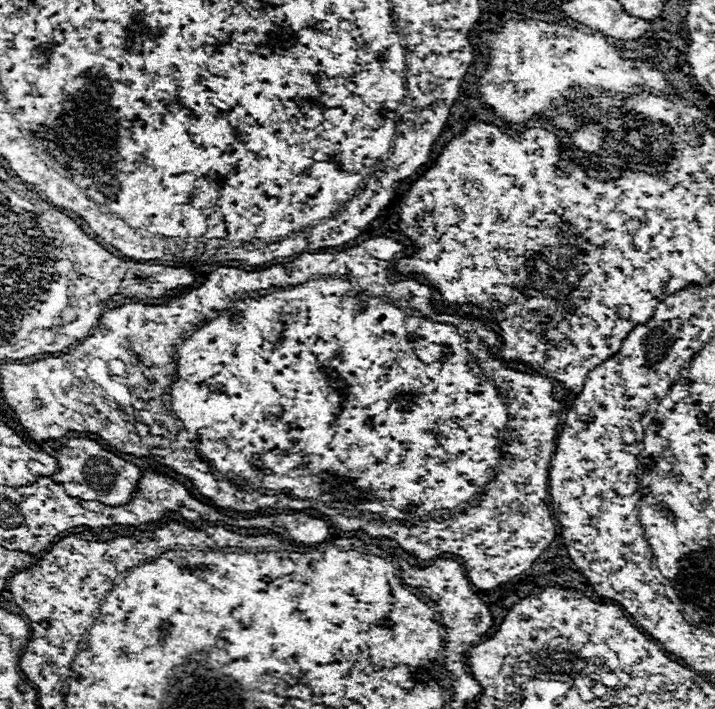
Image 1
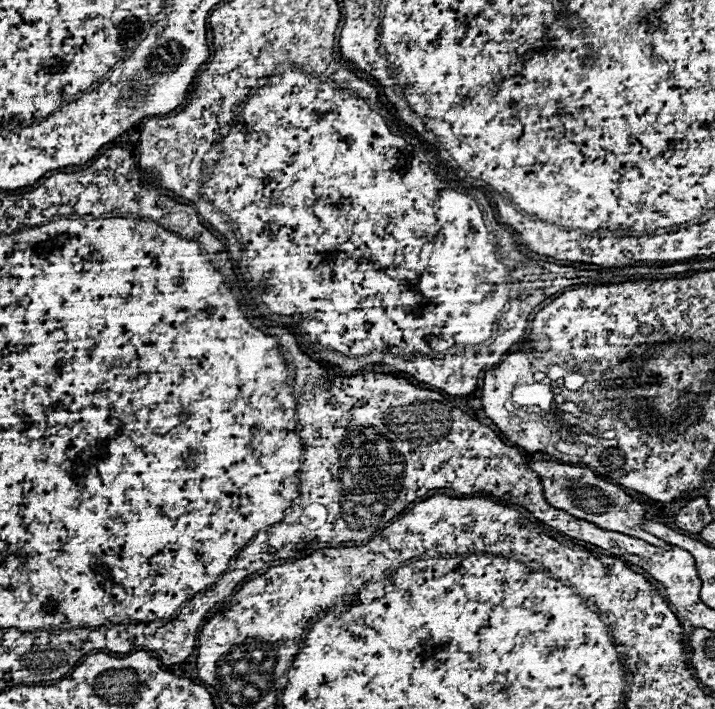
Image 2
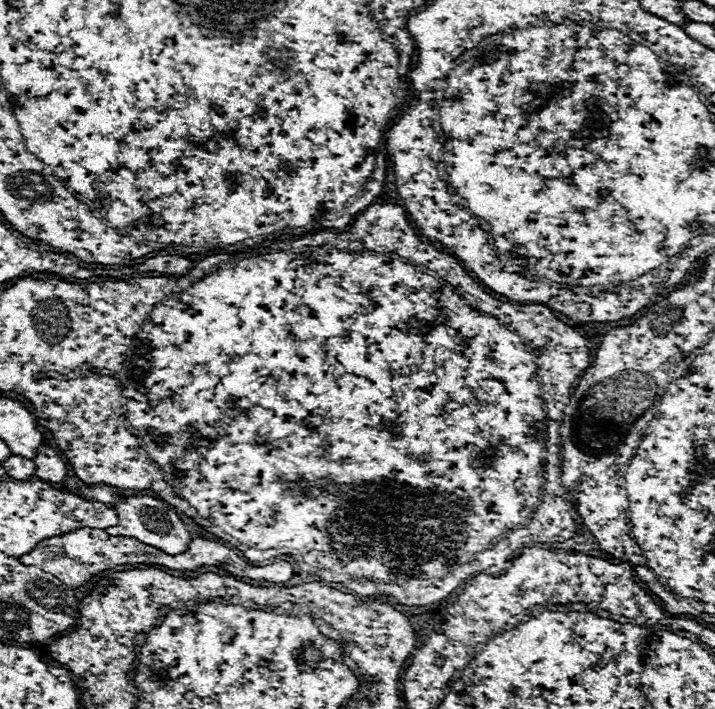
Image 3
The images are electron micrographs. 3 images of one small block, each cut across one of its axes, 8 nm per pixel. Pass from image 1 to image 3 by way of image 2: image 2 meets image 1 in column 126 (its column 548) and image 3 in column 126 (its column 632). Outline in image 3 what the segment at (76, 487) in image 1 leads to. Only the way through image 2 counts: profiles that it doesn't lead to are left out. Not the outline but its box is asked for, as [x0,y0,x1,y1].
[106,496,192,556]

